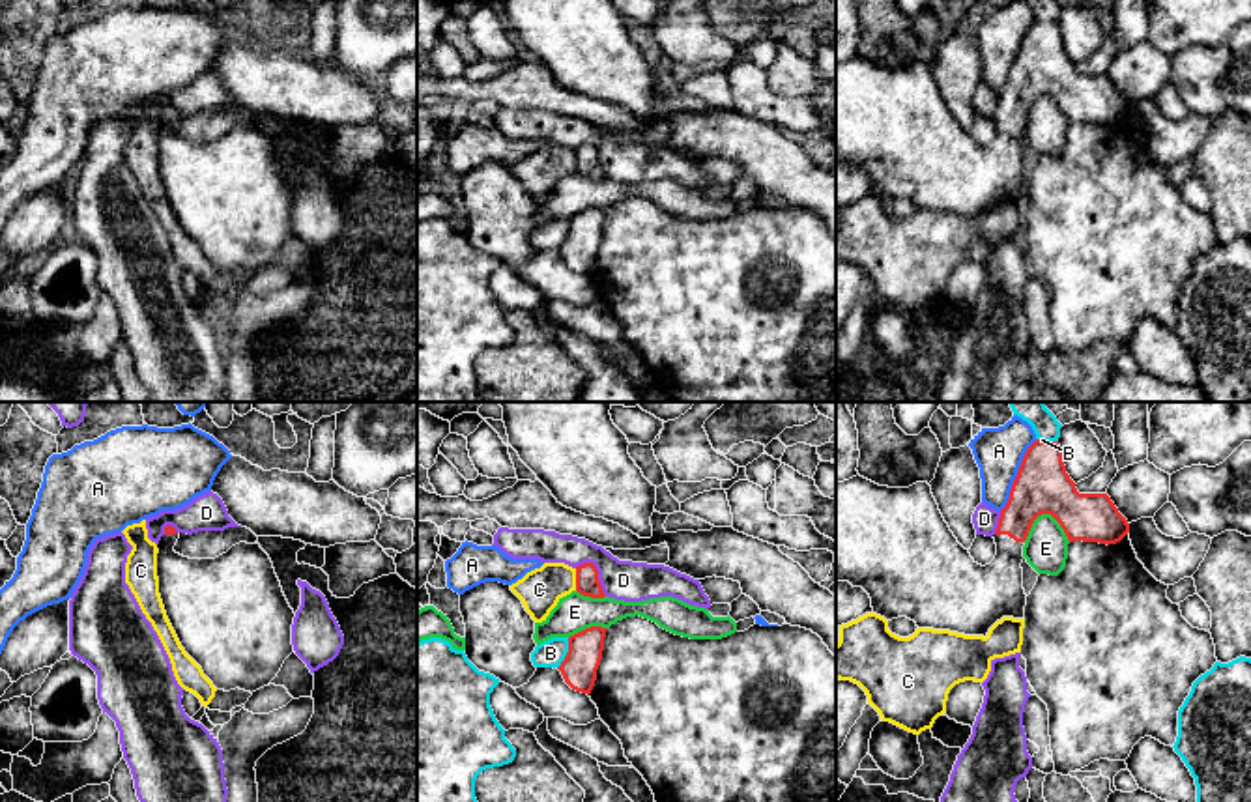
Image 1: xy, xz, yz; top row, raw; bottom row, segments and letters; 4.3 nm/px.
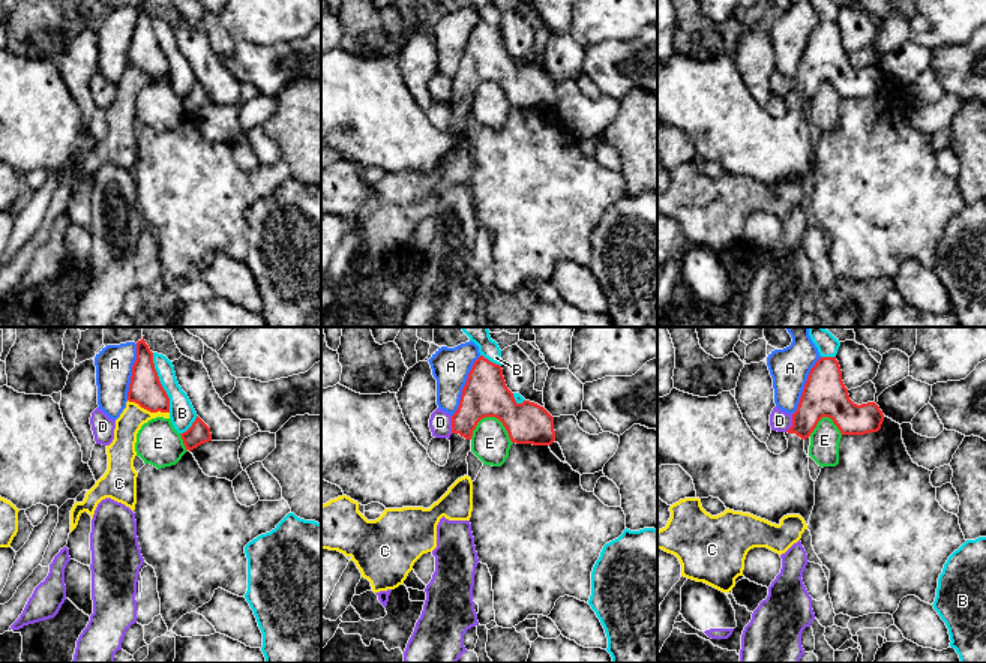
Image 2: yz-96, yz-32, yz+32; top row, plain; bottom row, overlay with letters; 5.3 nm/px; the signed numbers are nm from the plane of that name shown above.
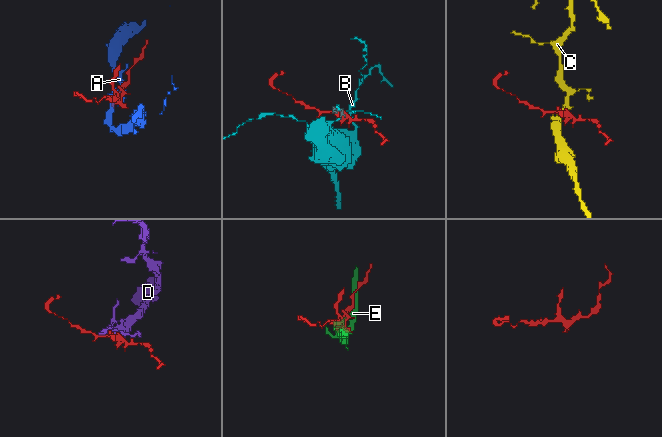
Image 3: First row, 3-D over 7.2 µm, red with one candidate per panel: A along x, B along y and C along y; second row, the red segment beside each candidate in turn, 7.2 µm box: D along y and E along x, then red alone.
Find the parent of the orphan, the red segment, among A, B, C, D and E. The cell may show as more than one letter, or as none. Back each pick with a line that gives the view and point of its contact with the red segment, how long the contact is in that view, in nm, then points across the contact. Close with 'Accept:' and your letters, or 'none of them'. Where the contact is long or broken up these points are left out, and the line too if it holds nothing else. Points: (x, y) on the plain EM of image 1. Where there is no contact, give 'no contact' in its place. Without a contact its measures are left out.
Accept: none of them

